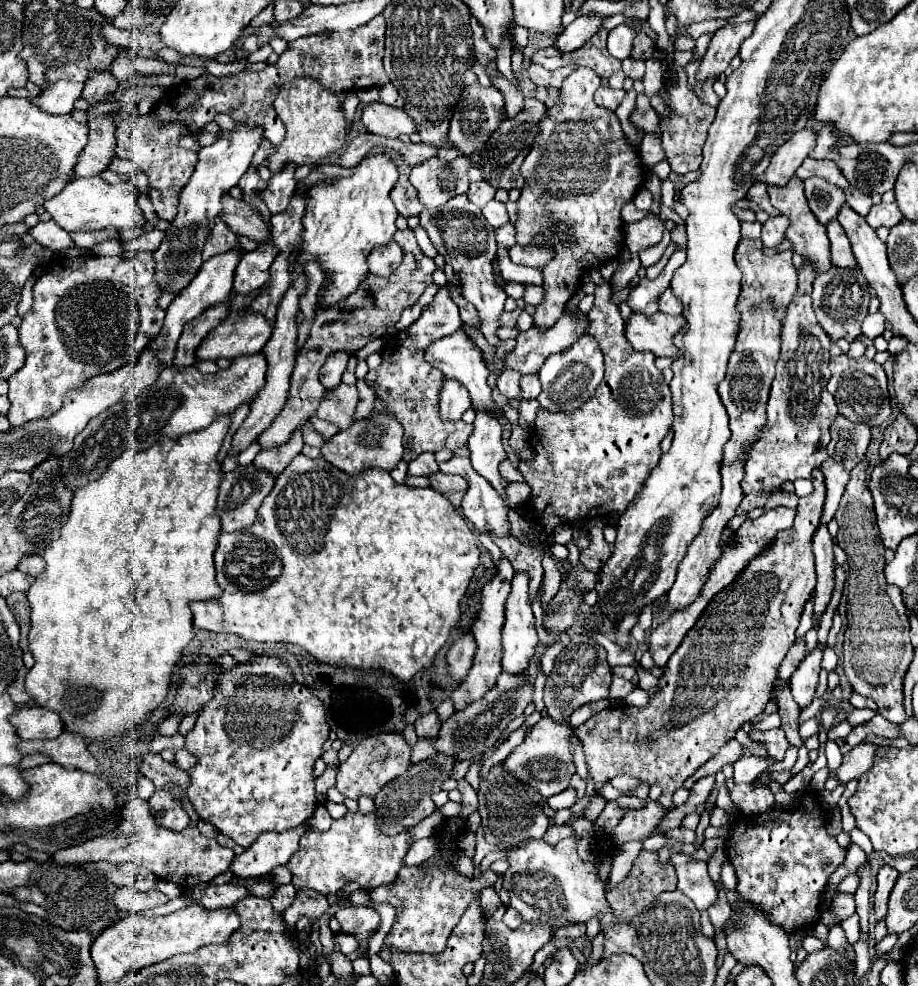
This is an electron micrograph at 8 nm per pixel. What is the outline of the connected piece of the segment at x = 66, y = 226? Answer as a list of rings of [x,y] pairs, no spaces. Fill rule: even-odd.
[[[78,177],[70,181],[58,195],[48,199],[44,203],[44,209],[52,215],[52,219],[68,233],[72,231],[96,231],[102,227],[116,227],[120,231],[126,231],[130,227],[136,227],[144,223],[144,215],[138,207],[138,195],[140,191],[130,183],[106,183],[102,177]]]

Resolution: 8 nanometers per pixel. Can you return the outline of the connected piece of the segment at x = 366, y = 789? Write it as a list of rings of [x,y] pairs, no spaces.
[[[380,733],[366,737],[354,751],[352,755],[340,763],[338,771],[338,781],[336,789],[350,799],[358,799],[362,795],[376,797],[376,793],[394,777],[400,777],[408,767],[410,767],[410,745],[404,741],[400,733]]]

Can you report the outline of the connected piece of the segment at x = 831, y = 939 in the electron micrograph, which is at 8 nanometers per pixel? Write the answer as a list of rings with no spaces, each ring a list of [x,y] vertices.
[[[836,925],[829,930],[828,945],[836,951],[840,951],[846,955],[846,959],[855,965],[855,951],[853,946],[848,943],[845,933],[840,925]]]

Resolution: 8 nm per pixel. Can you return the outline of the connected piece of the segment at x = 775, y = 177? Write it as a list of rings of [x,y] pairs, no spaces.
[[[808,125],[804,131],[794,133],[794,137],[772,155],[768,169],[756,177],[756,183],[776,185],[776,187],[786,185],[794,177],[798,165],[802,165],[802,161],[814,149],[814,137],[816,131],[812,125]]]

